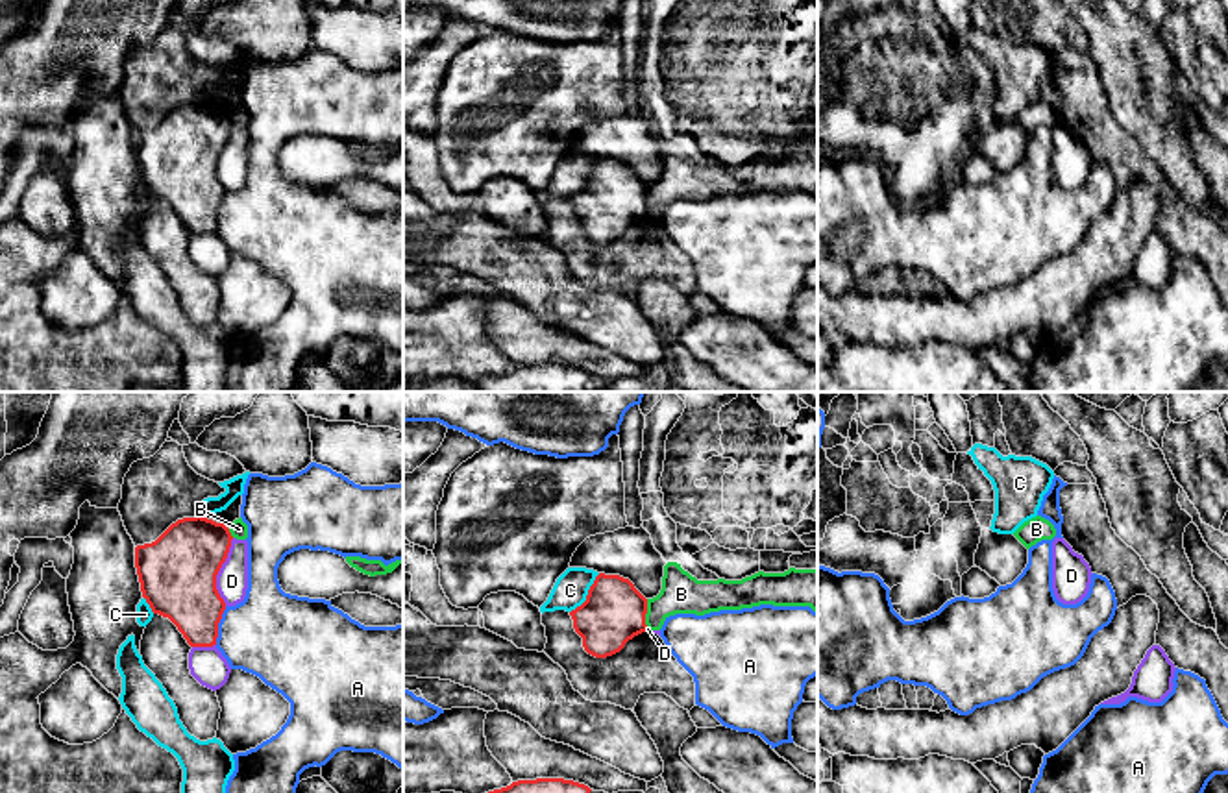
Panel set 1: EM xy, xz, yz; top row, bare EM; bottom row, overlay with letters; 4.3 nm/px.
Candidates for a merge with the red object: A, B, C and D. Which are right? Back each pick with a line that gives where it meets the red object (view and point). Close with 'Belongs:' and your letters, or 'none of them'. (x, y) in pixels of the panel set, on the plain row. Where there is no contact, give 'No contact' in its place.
Belongs: none of them

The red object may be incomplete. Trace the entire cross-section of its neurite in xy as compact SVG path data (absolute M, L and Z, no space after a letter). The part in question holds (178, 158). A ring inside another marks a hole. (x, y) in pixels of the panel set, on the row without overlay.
M196 102L172 109L155 128L135 133L141 177L154 200L168 203L190 233L213 233L226 189L216 161L227 144L231 118L224 109Z

